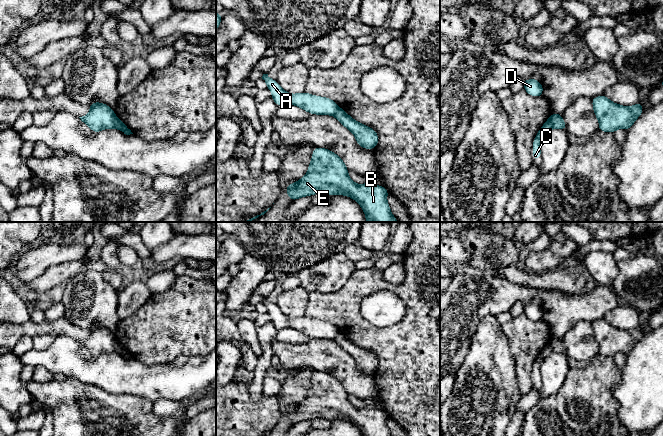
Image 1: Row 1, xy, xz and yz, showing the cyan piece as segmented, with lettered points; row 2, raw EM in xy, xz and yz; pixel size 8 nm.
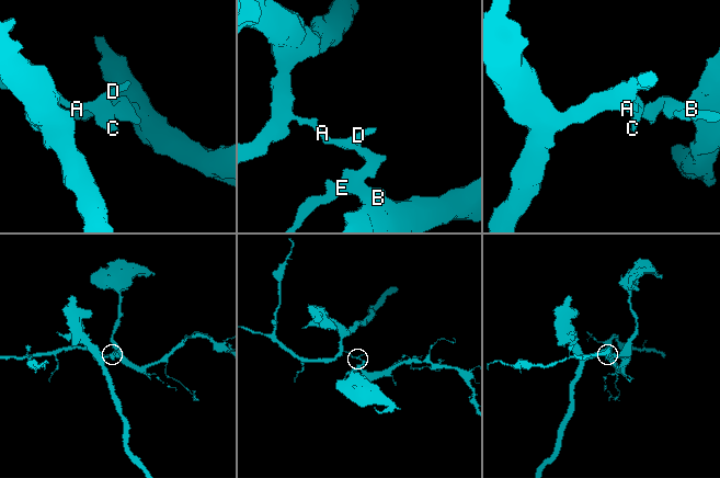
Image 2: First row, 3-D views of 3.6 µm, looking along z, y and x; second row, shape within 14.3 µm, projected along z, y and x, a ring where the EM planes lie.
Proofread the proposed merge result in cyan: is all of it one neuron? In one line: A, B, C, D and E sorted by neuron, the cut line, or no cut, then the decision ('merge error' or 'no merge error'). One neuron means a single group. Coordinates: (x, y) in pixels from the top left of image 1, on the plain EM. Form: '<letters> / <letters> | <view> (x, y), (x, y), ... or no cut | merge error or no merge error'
A C D / B E | yz (554, 337), (552, 340), (552, 351) | merge error

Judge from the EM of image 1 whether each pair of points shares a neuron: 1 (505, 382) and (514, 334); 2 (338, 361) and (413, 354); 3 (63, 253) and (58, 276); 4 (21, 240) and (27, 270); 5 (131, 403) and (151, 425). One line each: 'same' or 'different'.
1: different
2: different
3: different
4: different
5: same

